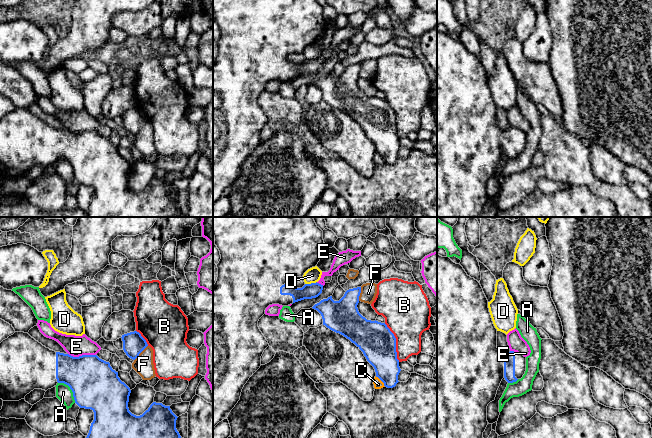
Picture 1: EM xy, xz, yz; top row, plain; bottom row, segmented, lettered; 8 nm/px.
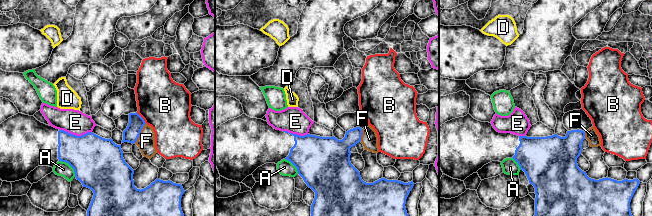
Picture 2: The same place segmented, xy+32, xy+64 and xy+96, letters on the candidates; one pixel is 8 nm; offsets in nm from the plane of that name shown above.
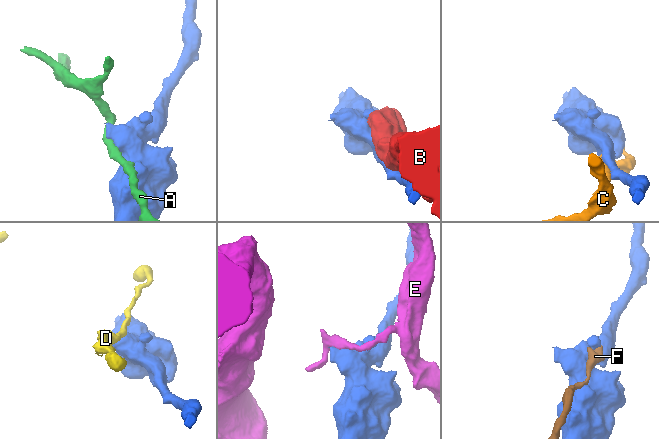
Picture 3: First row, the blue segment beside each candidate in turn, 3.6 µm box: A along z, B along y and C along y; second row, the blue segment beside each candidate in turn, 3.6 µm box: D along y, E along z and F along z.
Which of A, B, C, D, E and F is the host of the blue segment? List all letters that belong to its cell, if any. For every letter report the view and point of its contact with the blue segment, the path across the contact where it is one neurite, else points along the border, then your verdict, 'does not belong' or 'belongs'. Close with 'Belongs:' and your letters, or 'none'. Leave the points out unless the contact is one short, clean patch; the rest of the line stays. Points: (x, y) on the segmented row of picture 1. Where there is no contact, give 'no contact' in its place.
A: meets blue in xy at (70, 388); does not belong
B: meets blue in xz at (395, 342); does not belong
C: meets blue in xz at (381, 380); does not belong
D: meets blue in xz at (310, 284); border along xz (316, 281), (305, 284); does not belong
E: meets blue in xy at (82, 355); does not belong
F: meets blue in xy at (140, 352); does not belong
Belongs: none

